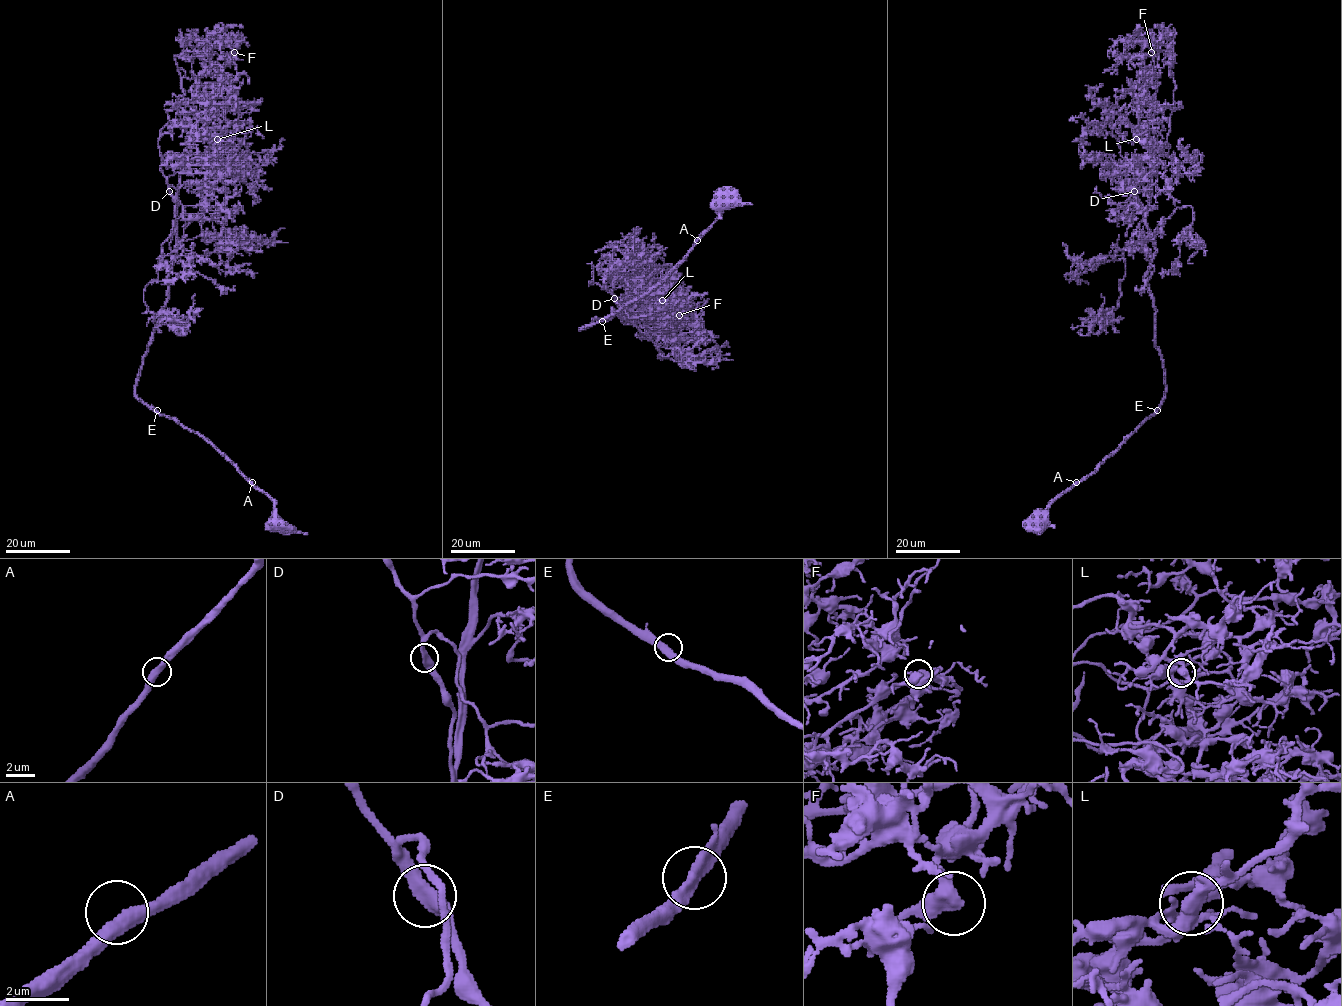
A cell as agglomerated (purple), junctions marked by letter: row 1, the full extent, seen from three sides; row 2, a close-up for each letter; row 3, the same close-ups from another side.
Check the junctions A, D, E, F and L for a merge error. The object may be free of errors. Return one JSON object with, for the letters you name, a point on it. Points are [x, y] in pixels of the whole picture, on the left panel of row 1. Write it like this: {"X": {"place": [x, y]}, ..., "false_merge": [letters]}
{"false_merge": []}

